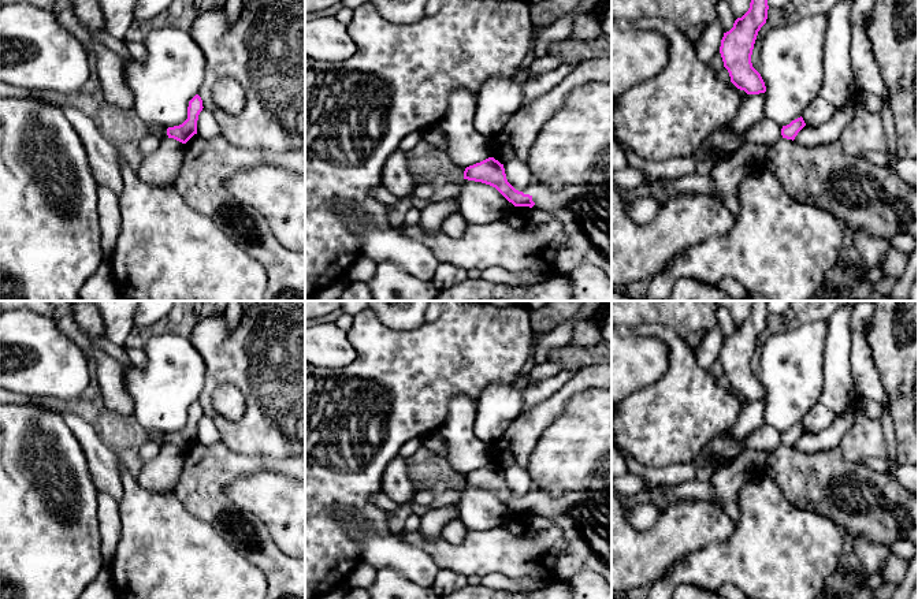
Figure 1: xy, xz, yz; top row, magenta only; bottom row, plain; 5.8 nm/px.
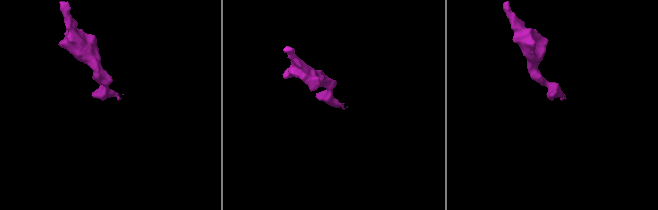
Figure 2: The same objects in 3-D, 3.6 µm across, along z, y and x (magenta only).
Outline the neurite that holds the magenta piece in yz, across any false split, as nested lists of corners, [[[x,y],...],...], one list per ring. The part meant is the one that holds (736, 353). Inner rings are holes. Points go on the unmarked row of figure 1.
[[[751,301],[748,317],[735,327],[721,346],[720,360],[731,388],[747,401],[766,398],[761,380],[752,373],[751,361],[758,338],[766,330],[768,316],[766,301]]]

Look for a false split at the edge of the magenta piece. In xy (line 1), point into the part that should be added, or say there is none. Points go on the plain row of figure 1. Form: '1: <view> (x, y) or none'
1: none

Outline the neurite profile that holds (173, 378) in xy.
[[[172,332],[150,336],[142,347],[144,365],[123,372],[124,387],[134,403],[134,421],[144,429],[179,432],[187,425],[189,408],[198,401],[205,386],[205,361],[189,338]]]

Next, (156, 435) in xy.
[[[156,428],[145,429],[145,432],[146,432],[148,440],[153,440],[153,442],[159,443],[160,446],[168,444],[168,442],[167,442],[168,432],[164,432],[161,429],[156,429]]]

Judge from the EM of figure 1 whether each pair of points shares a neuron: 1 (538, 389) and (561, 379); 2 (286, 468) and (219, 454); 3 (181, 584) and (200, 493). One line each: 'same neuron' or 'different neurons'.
1: same neuron
2: same neuron
3: different neurons

